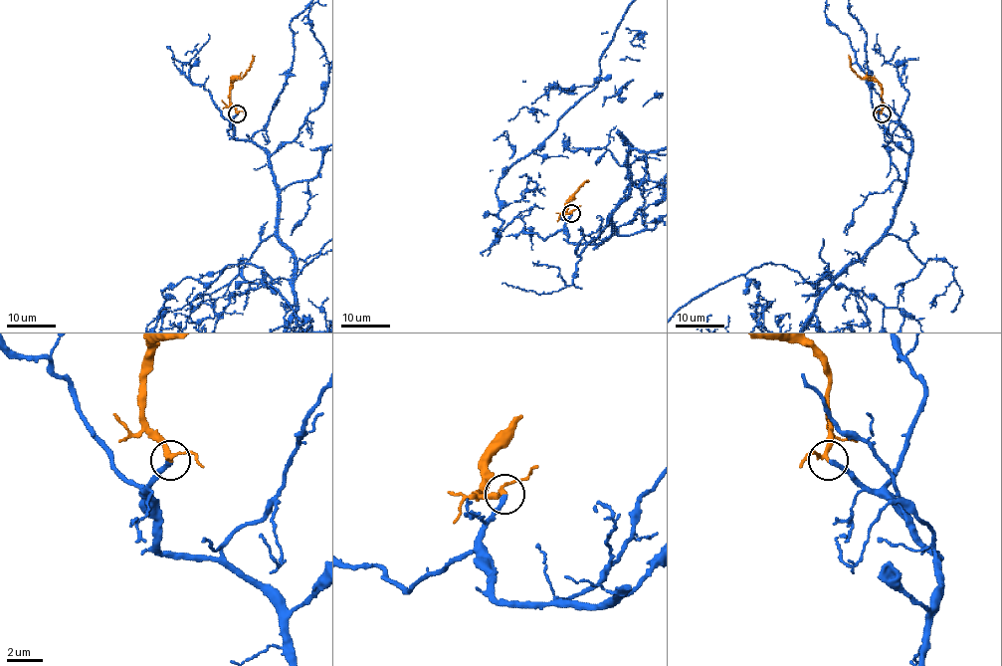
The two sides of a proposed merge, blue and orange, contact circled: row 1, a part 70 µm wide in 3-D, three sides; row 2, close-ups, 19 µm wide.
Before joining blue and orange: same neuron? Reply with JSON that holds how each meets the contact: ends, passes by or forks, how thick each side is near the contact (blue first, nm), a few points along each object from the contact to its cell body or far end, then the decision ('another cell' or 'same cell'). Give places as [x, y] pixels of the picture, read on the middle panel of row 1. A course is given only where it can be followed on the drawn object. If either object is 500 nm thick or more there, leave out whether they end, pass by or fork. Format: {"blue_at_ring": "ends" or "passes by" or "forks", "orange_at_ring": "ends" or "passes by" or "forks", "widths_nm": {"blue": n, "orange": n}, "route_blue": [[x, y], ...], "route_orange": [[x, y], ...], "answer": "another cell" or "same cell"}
{"blue_at_ring": "ends", "orange_at_ring": "passes by", "widths_nm": {"blue": 240, "orange": 220}, "route_orange": [[572, 213], [564, 213], [567, 200], [586, 179]], "answer": "same cell"}

